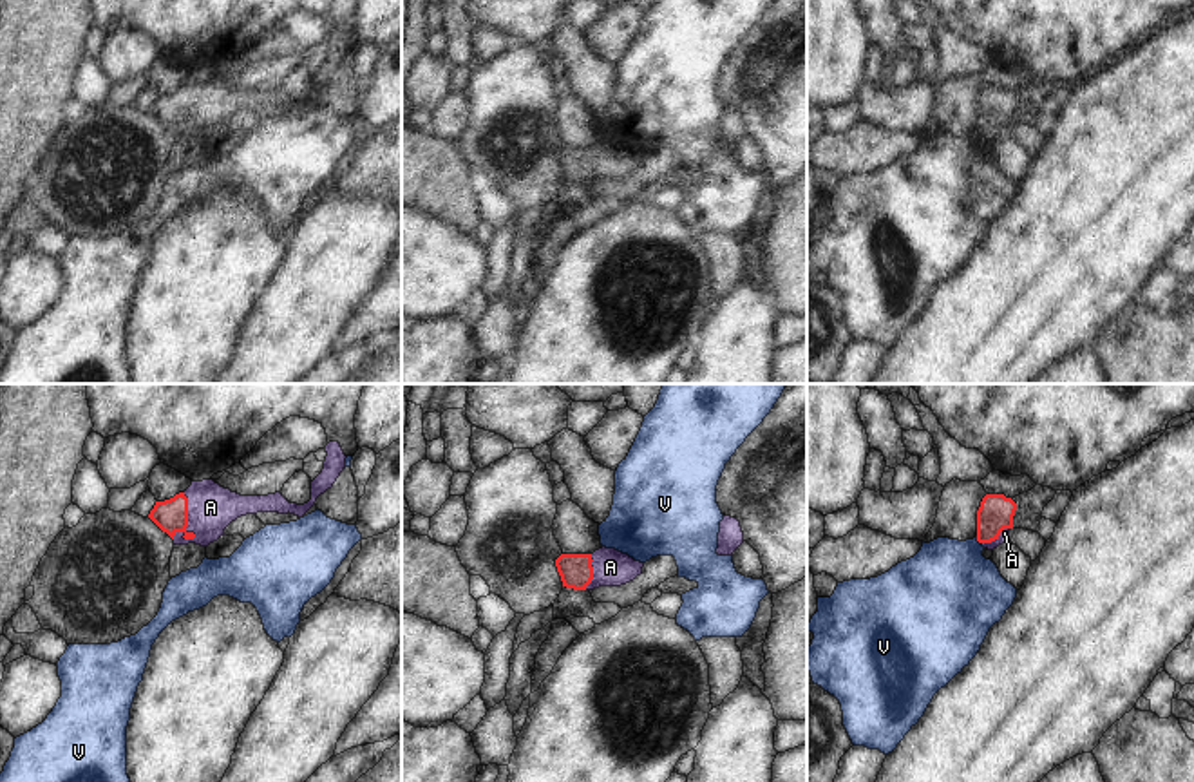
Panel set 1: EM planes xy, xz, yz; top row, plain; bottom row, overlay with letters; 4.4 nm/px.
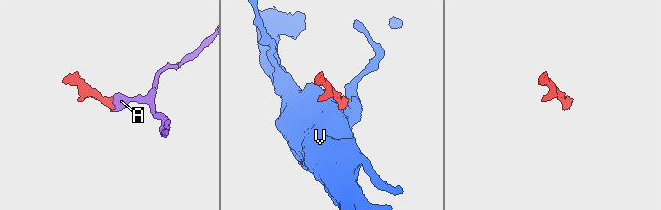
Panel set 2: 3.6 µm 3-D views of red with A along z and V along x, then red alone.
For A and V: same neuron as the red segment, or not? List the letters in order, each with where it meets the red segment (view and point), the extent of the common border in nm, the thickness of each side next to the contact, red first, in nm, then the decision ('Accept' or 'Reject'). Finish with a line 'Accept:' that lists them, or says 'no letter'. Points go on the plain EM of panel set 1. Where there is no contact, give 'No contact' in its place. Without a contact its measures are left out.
A: Touches red at xy (187, 113). Shared border 220 nm. Thickness 150 nm (red) against 200 nm. Accept
V: Touches red at yz (977, 134). Shared border 40 nm. Thickness 160 nm (red) against 420 nm. Reject
Accept: A

